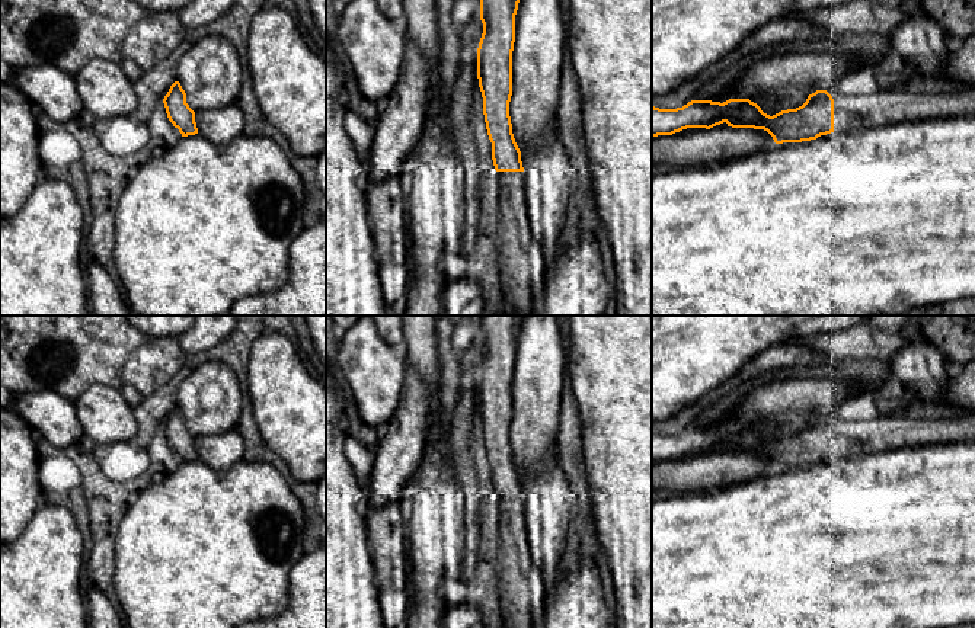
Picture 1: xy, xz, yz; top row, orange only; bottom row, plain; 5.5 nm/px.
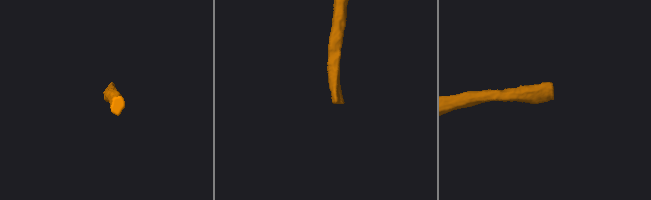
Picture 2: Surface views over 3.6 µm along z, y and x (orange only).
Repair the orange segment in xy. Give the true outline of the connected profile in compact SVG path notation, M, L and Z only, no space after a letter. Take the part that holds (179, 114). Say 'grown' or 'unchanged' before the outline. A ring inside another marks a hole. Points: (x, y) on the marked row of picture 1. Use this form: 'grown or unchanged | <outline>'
unchanged | M175 81L163 99L169 121L182 137L198 134L195 112L186 103L186 93L179 81Z

